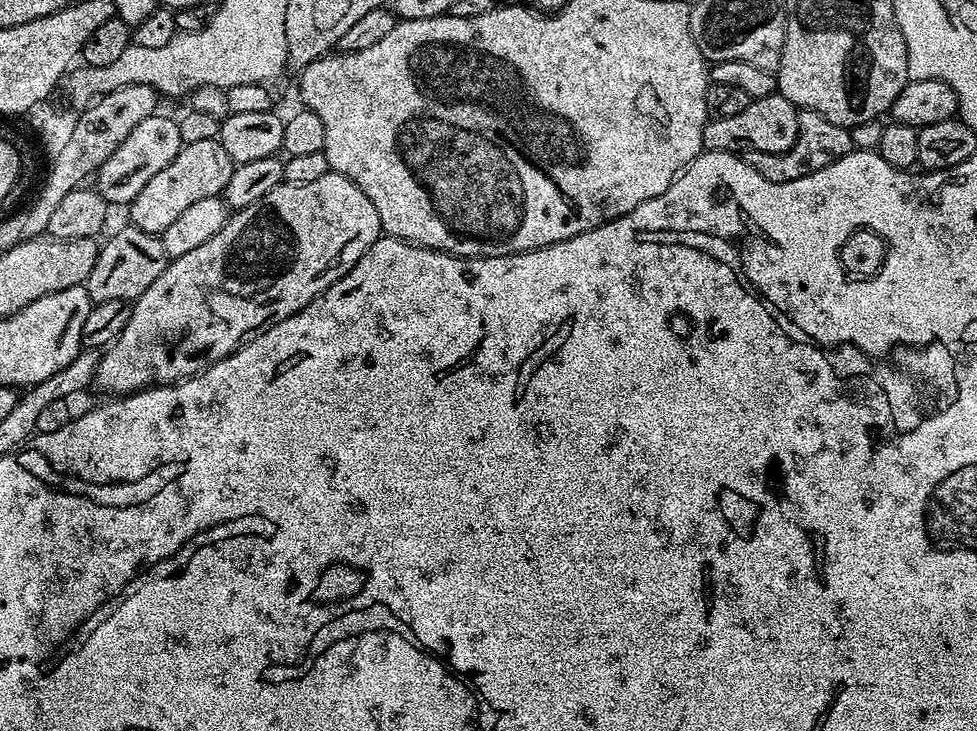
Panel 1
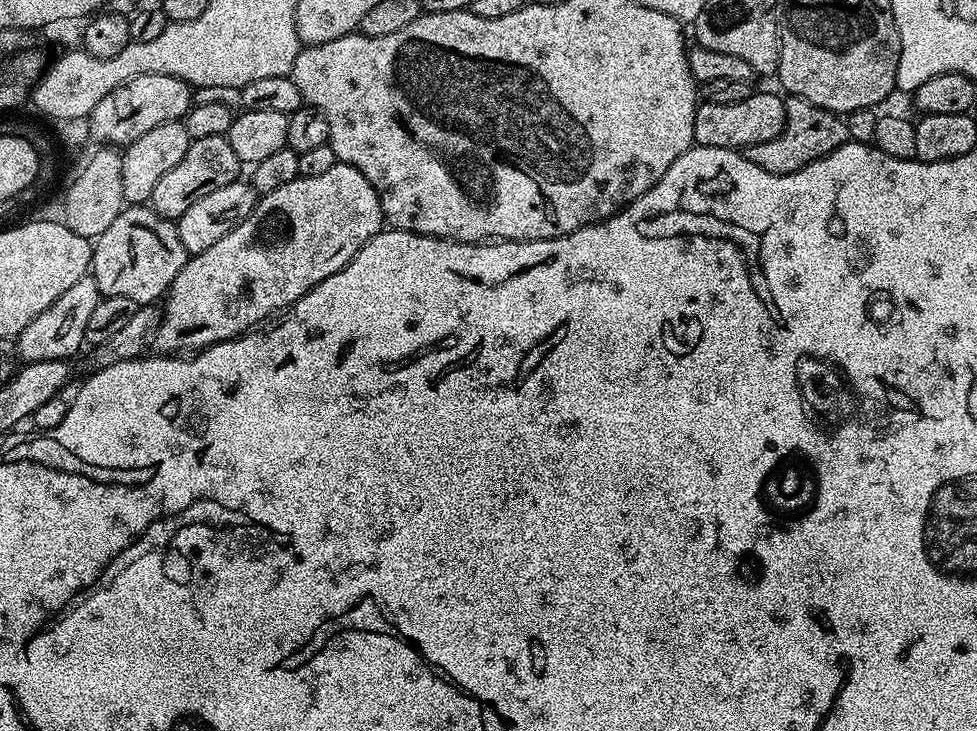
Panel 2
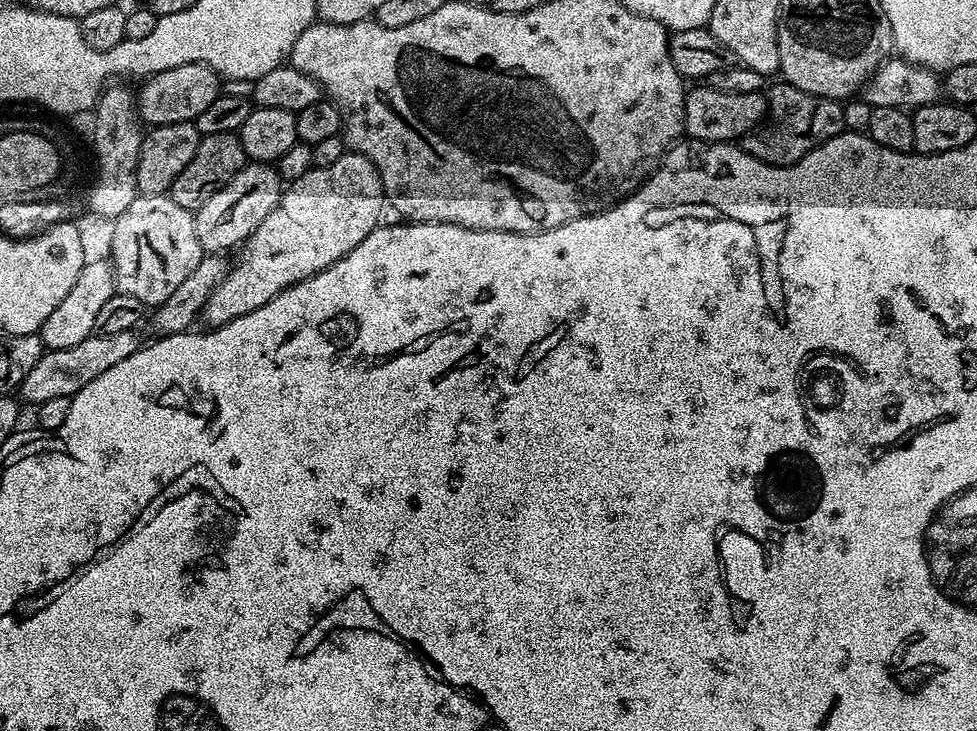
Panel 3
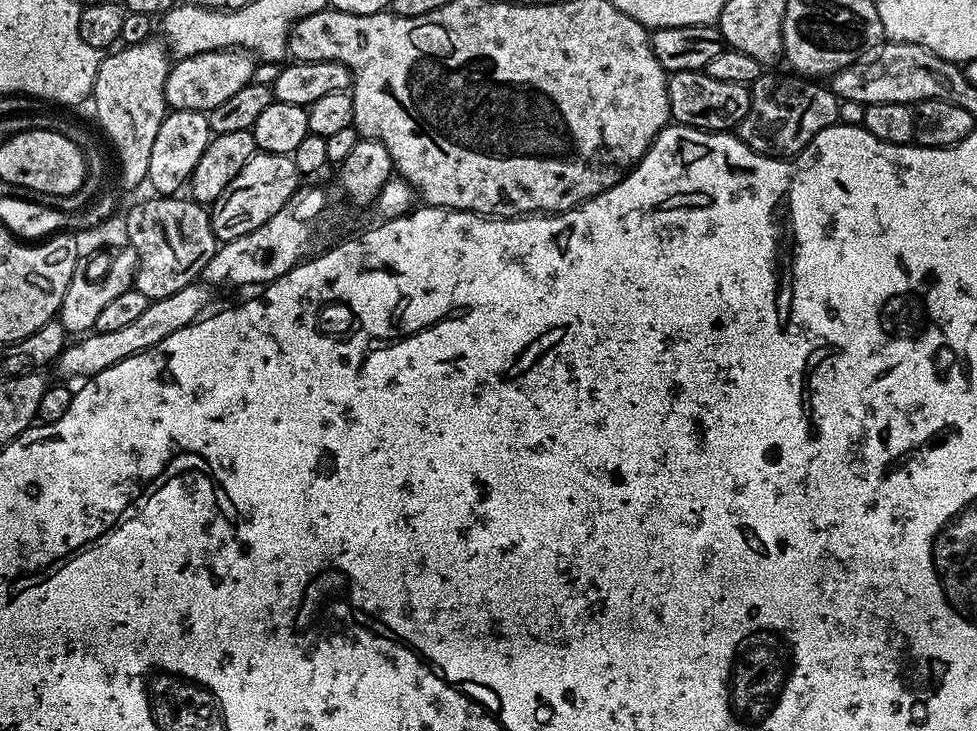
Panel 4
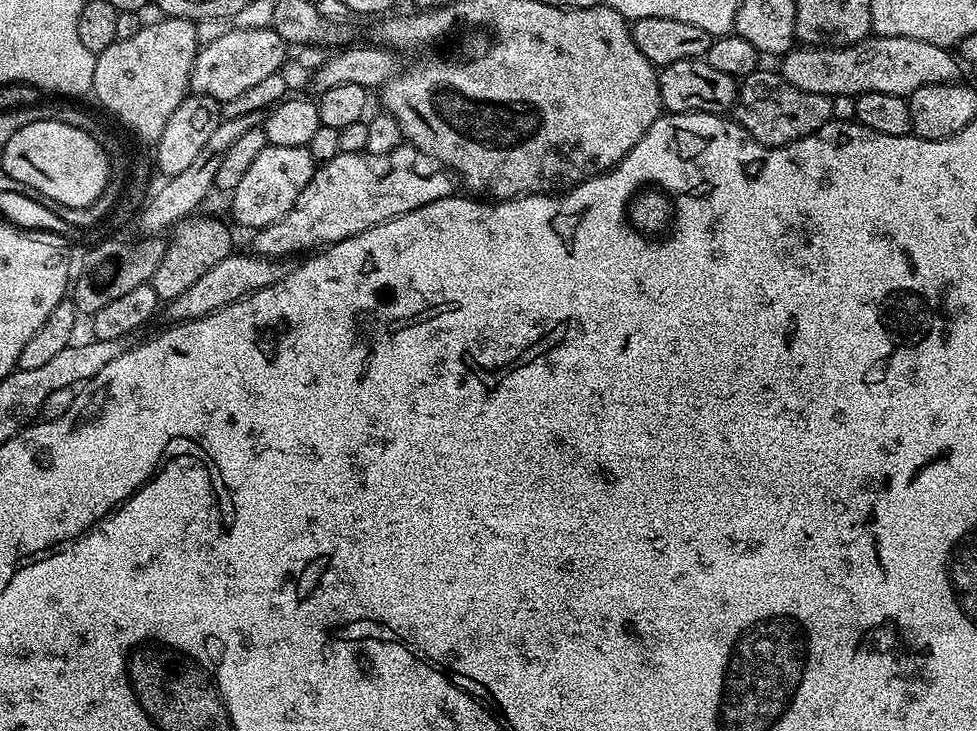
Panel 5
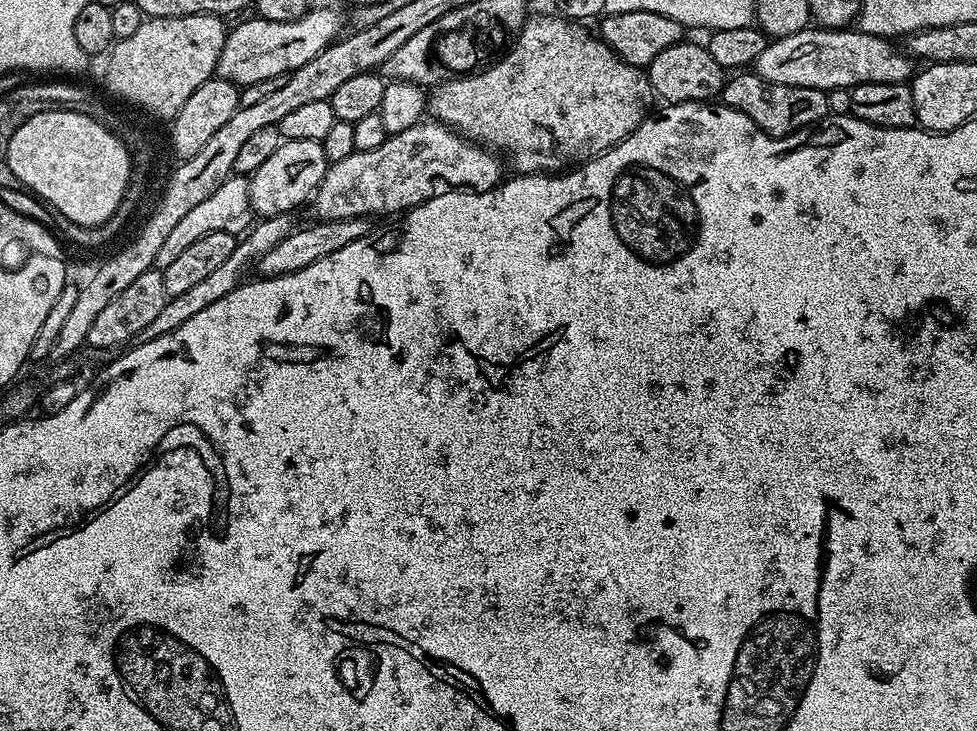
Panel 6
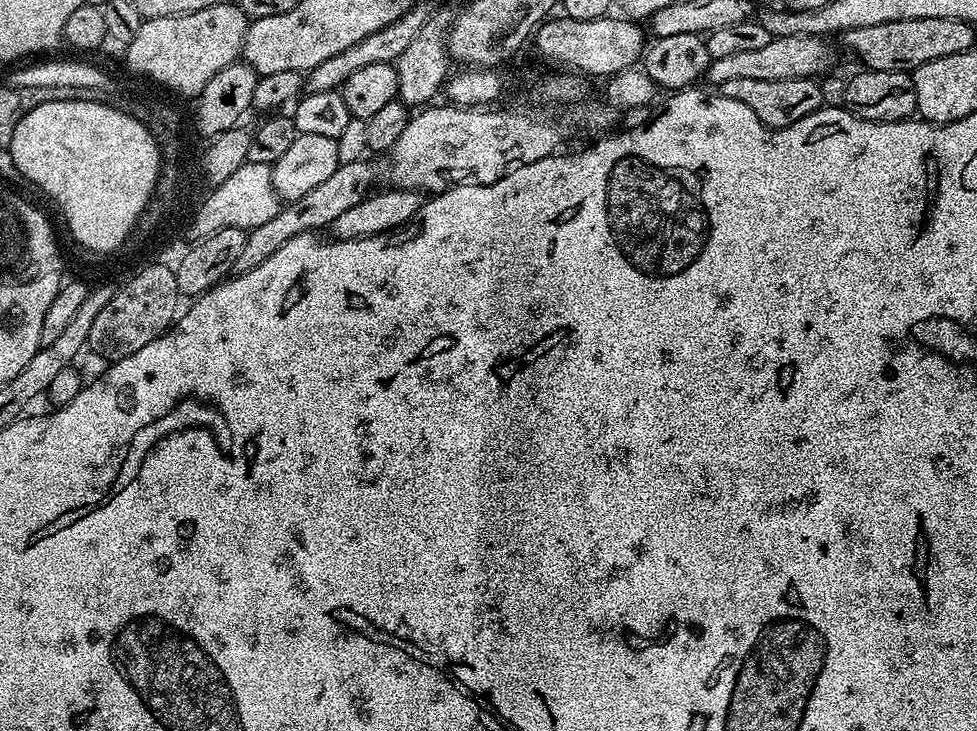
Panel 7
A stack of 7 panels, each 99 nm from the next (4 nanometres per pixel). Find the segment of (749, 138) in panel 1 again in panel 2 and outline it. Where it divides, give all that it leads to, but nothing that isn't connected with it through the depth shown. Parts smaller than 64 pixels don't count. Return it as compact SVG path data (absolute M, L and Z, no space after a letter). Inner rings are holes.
M753 91L750 98L743 102L730 102L730 106L722 106L719 102L700 102L694 114L694 141L701 148L730 148L742 150L746 146L758 146L758 142L770 142L770 138L778 138L782 126L786 122L784 109L785 97L775 96L772 92Z

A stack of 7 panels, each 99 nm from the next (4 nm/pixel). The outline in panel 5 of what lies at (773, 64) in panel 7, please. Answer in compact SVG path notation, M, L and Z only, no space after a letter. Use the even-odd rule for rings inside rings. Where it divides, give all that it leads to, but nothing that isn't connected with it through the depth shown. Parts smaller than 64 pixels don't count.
M877 36L859 40L856 44L848 44L845 48L831 46L796 46L791 52L785 52L779 61L778 71L786 82L798 86L798 90L810 90L814 94L826 97L860 96L864 92L878 94L898 94L907 98L918 86L934 86L935 84L950 84L961 79L957 57L952 56L947 47L934 42L926 42L918 38L905 36Z

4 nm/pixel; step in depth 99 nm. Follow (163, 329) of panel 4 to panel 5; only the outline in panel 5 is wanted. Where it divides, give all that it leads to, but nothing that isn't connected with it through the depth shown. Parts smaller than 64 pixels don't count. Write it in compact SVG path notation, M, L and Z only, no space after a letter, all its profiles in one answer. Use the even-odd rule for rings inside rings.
M233 254L222 258L222 262L218 262L218 266L214 266L210 270L206 270L206 274L202 274L202 278L198 278L198 282L194 282L194 286L190 286L190 290L178 294L178 298L167 301L169 321L197 320L206 314L222 310L226 306L246 298L251 292L257 292L266 286L274 286L292 270L291 263L284 260L271 260L268 256Z

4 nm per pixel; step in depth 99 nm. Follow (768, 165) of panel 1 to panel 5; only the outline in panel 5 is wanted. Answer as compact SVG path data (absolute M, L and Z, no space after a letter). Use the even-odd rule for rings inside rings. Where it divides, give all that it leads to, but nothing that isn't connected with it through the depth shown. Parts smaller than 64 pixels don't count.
M779 71L751 72L739 81L734 105L734 119L741 124L758 143L766 148L784 148L814 134L832 119L832 102L829 97L814 94L810 90L798 90L786 82Z

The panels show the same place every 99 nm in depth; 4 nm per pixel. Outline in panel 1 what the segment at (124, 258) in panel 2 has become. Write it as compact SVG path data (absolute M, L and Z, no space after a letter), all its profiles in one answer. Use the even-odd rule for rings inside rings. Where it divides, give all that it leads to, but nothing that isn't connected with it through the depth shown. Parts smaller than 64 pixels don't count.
M127 226L116 232L105 244L99 245L94 262L94 270L90 270L86 281L88 297L93 304L126 300L134 302L162 274L169 262L166 250L162 246L159 235L144 232L135 226Z

